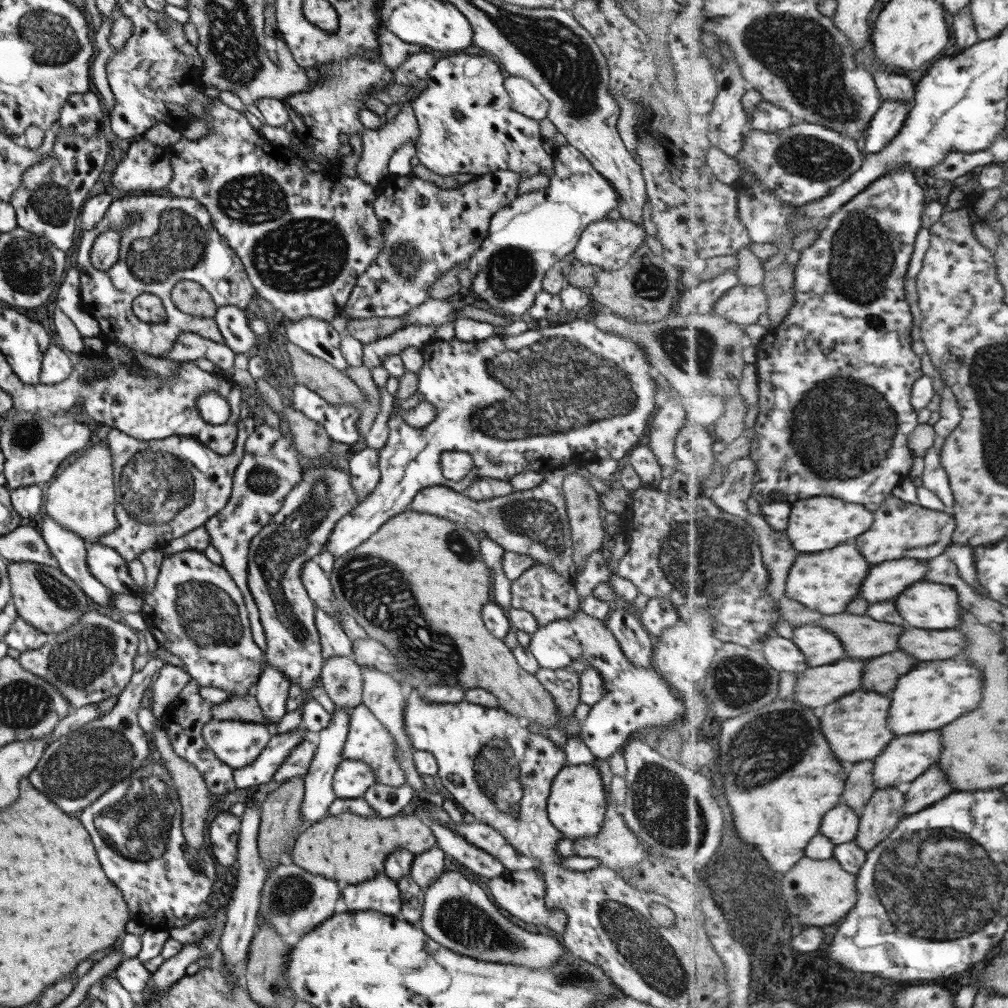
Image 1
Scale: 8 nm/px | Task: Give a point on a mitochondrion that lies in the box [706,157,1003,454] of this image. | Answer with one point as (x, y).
(862, 254)

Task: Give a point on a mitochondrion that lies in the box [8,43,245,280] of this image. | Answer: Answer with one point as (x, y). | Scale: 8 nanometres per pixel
(51, 201)

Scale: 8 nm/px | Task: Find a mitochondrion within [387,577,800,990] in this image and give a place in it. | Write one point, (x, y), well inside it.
(661, 808)

